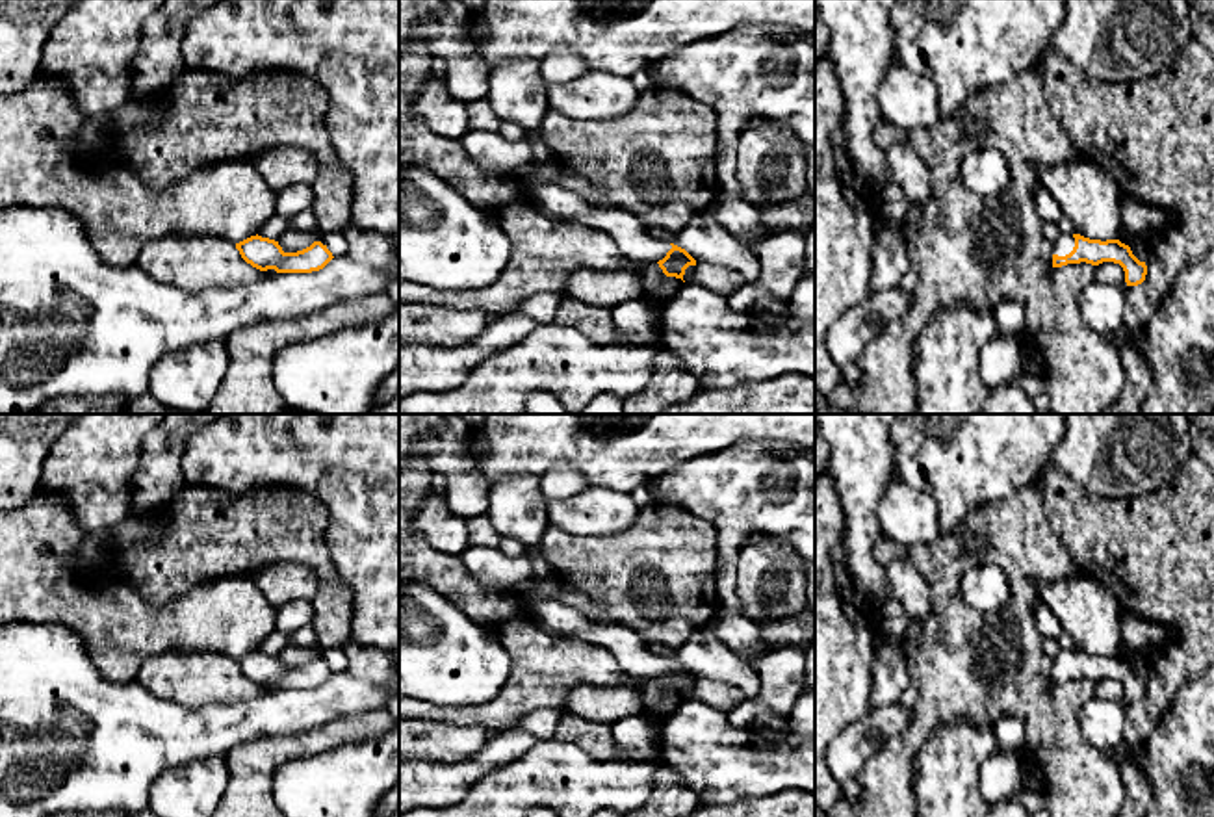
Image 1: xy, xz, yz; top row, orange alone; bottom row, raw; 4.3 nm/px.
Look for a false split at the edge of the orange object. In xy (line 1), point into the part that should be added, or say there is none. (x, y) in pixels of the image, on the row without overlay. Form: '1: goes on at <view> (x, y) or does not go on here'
1: does not go on here

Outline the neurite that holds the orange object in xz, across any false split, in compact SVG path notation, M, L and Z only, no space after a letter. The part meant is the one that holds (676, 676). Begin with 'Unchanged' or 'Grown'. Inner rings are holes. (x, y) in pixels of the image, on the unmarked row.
Grown. M548 598L527 602L527 607L542 629L603 646L616 657L622 670L637 678L657 678L666 693L683 696L685 685L696 681L685 665L652 654L642 639L626 626L596 624L577 609Z

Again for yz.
Grown. M1062 650L1054 659L1053 683L1067 680L1091 680L1103 678L1119 680L1125 687L1127 702L1138 702L1145 696L1147 681L1140 678L1129 661L1119 655L1090 655L1080 650Z

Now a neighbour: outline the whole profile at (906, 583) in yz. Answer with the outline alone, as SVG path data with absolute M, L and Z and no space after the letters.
M908 555L885 566L891 596L900 602L910 622L924 620L932 615L932 590Z

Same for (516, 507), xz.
M507 475L490 485L488 516L501 537L512 537L525 546L531 557L531 576L544 577L551 566L540 555L540 540L548 527L546 499L540 477Z

